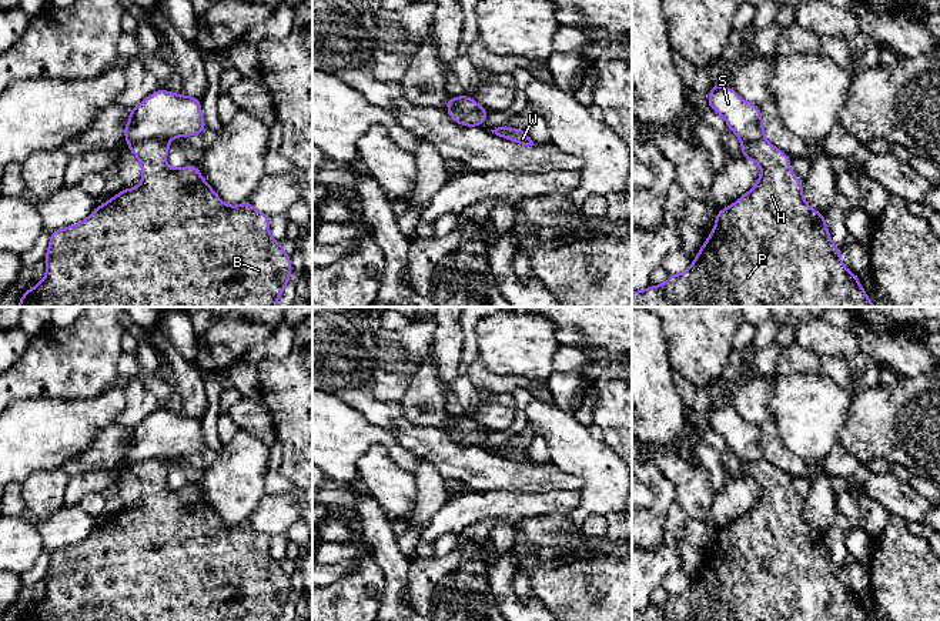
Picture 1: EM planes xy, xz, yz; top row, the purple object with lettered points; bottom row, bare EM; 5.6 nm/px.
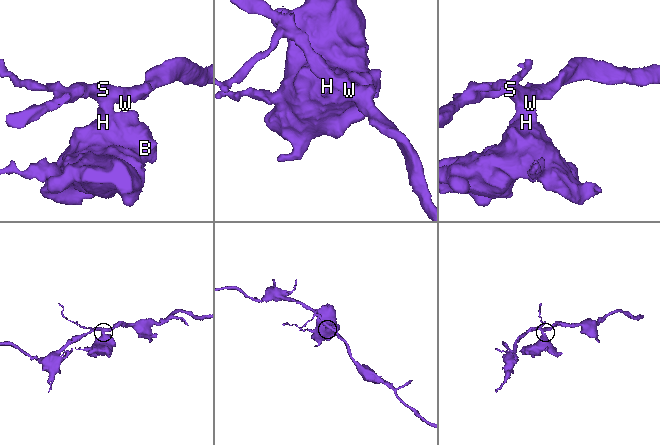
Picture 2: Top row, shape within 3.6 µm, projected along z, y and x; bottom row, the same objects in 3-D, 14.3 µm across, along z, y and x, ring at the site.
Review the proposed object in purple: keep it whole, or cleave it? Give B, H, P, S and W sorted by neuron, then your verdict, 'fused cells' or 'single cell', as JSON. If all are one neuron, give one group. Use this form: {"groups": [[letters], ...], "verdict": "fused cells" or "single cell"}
{"groups": [["B", "H", "P"], ["S", "W"]], "verdict": "fused cells"}

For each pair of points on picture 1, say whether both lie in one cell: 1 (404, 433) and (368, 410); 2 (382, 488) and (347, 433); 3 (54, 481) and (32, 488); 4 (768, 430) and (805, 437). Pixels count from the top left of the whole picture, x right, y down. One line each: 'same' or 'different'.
1: same
2: different
3: same
4: different

